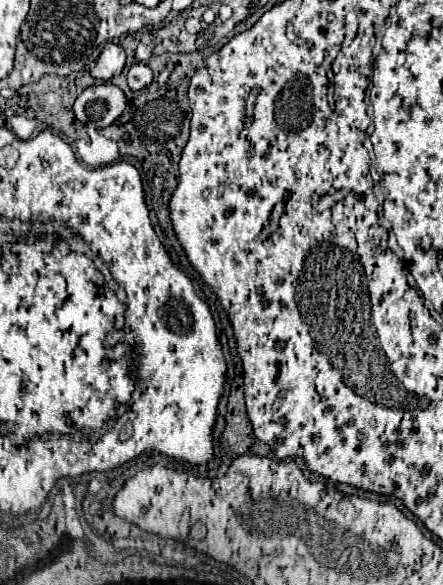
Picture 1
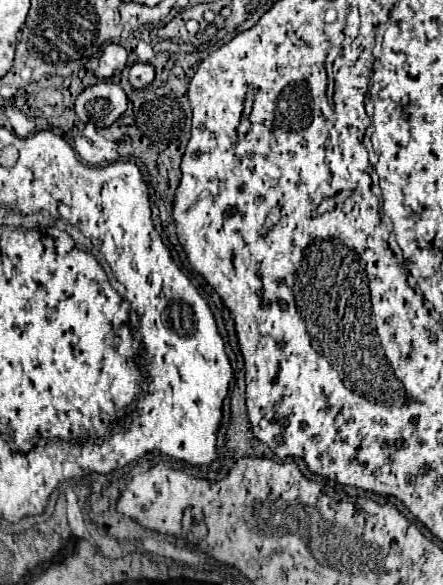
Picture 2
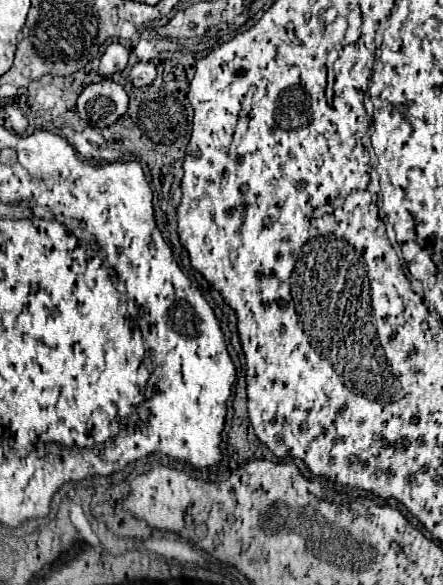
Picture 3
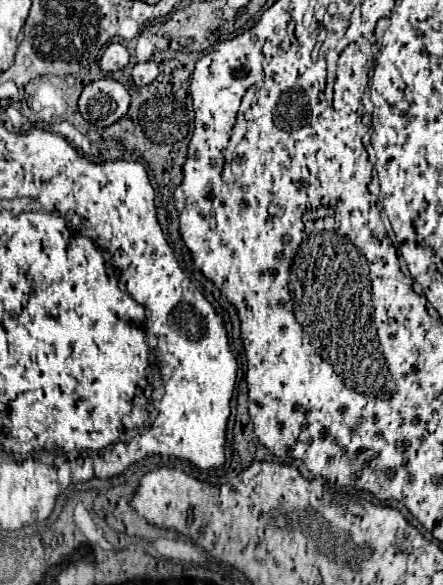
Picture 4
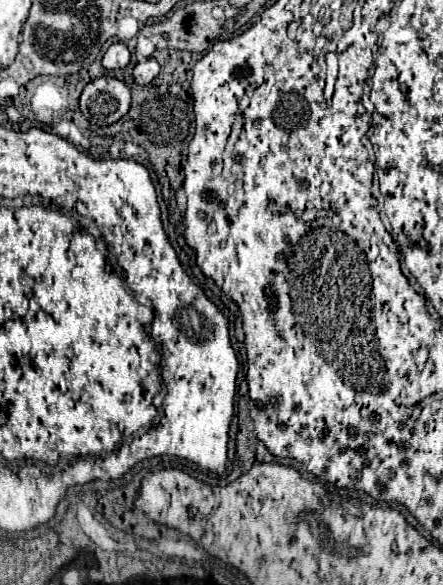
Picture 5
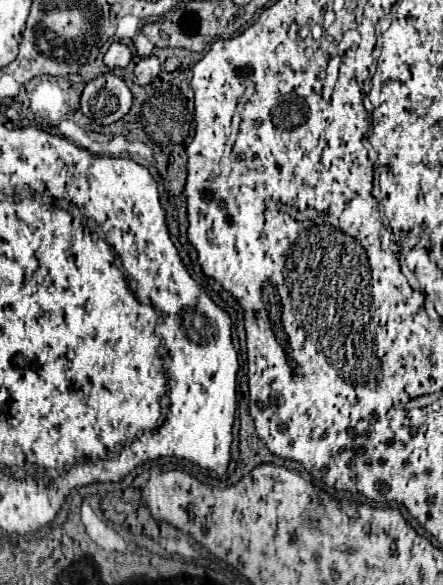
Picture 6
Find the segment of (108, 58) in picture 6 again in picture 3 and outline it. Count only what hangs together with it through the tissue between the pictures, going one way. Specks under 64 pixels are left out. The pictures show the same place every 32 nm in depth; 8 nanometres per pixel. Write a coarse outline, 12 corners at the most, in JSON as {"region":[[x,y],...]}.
{"region":[[112,42],[100,58],[98,74],[124,70],[128,50]]}

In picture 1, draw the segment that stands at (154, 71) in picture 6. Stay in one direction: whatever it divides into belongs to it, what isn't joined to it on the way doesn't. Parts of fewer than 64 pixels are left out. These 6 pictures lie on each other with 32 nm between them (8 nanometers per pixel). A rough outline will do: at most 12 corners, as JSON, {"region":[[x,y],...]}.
{"region":[[132,64],[128,86],[142,90],[152,82],[152,70],[146,64]]}

